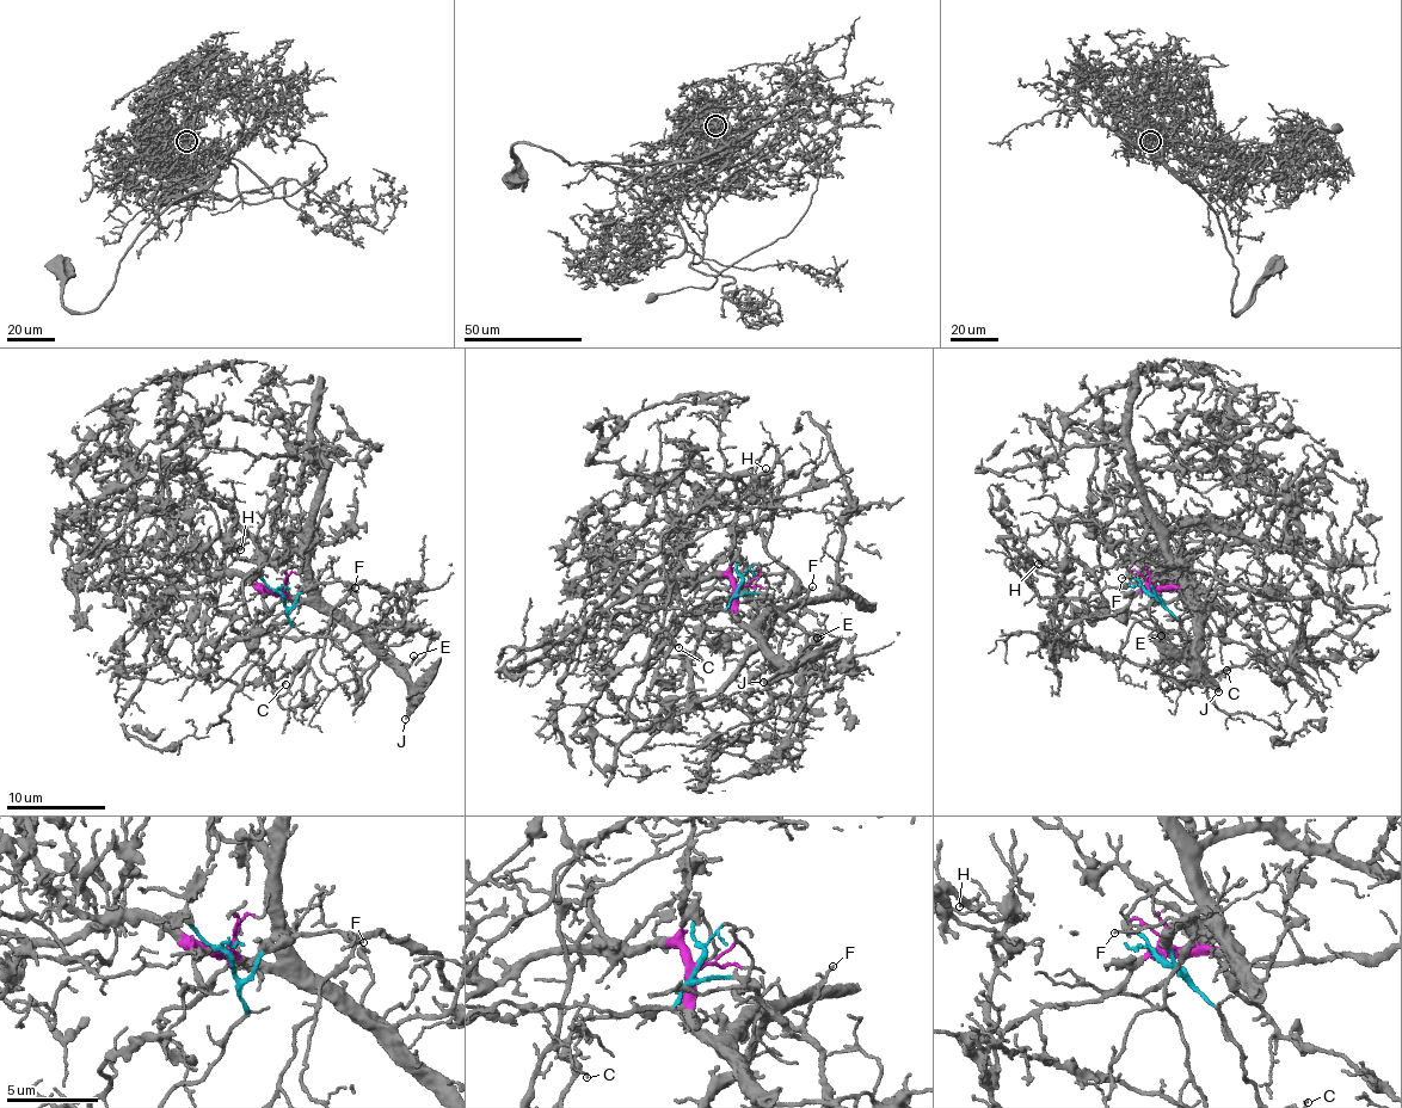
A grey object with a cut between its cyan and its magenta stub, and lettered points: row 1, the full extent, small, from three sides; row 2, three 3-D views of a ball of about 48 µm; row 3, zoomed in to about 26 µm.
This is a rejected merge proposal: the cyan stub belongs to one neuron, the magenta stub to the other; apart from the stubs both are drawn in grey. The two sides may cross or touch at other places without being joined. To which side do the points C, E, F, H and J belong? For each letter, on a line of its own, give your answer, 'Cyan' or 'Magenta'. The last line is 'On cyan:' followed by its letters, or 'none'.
C: Cyan
E: Magenta
F: Cyan
H: Magenta
J: Magenta
On cyan: C, F

